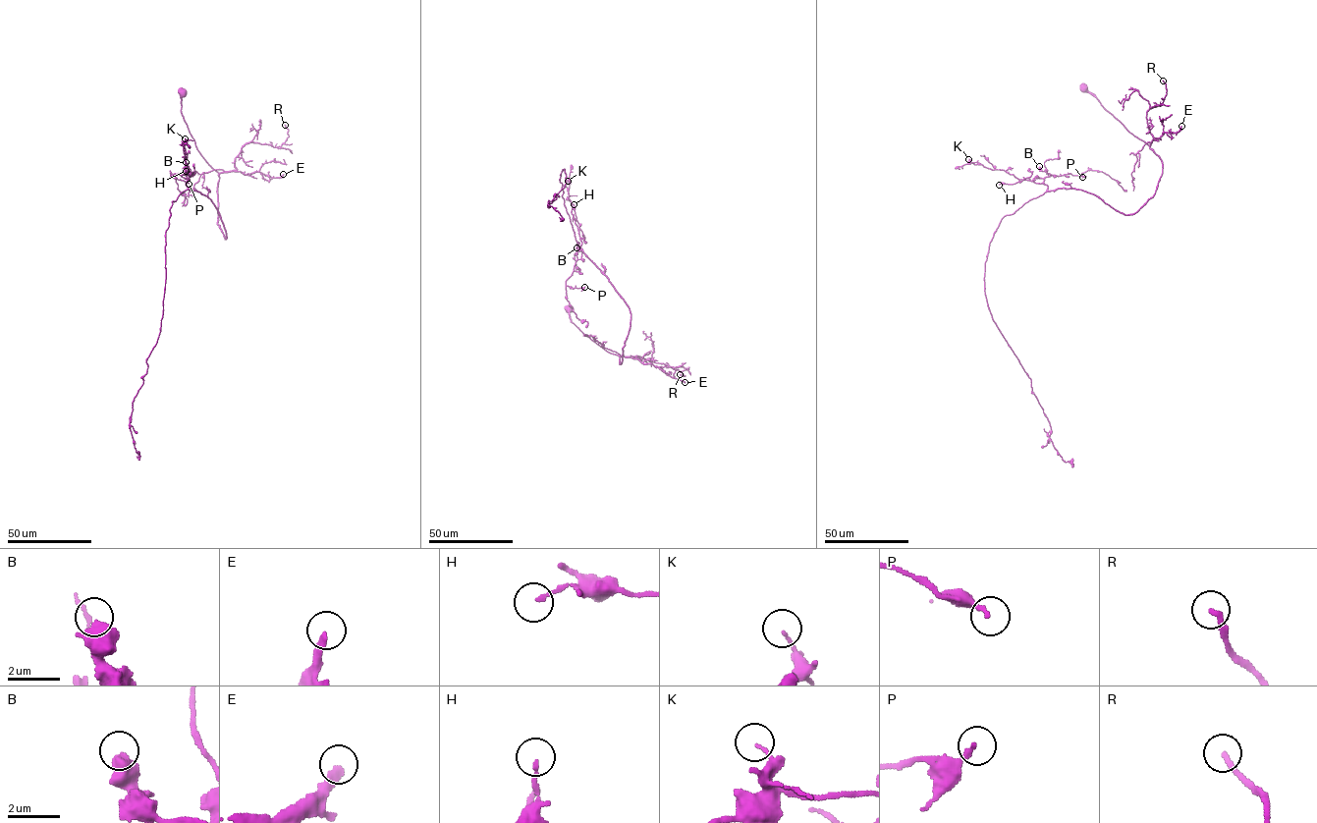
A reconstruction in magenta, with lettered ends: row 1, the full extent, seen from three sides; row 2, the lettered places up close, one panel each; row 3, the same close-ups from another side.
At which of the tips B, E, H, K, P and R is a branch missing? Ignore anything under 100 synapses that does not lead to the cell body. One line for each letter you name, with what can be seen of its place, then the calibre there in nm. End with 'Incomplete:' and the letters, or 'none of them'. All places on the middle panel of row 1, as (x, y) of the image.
Incomplete: none of them

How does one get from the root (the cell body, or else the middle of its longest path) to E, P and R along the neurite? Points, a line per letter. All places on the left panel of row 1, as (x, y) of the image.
E: (183, 93), (183, 119), (196, 148), (214, 169), (245, 174), (258, 171), (276, 178), (283, 174)
P: (183, 93), (183, 119), (218, 173), (225, 239), (211, 199), (189, 190), (185, 174), (171, 176), (189, 184)
R: (183, 93), (183, 119), (218, 173), (237, 169), (235, 157), (251, 141), (280, 146), (288, 137), (285, 125)

